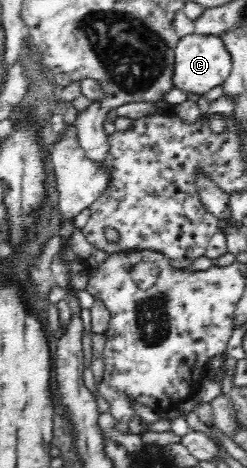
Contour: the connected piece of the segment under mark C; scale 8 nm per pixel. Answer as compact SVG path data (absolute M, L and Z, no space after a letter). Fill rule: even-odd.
M192 33L184 36L177 43L173 62L173 88L190 94L206 94L212 88L221 86L231 71L231 54L223 44L223 39L216 36L206 36Z

